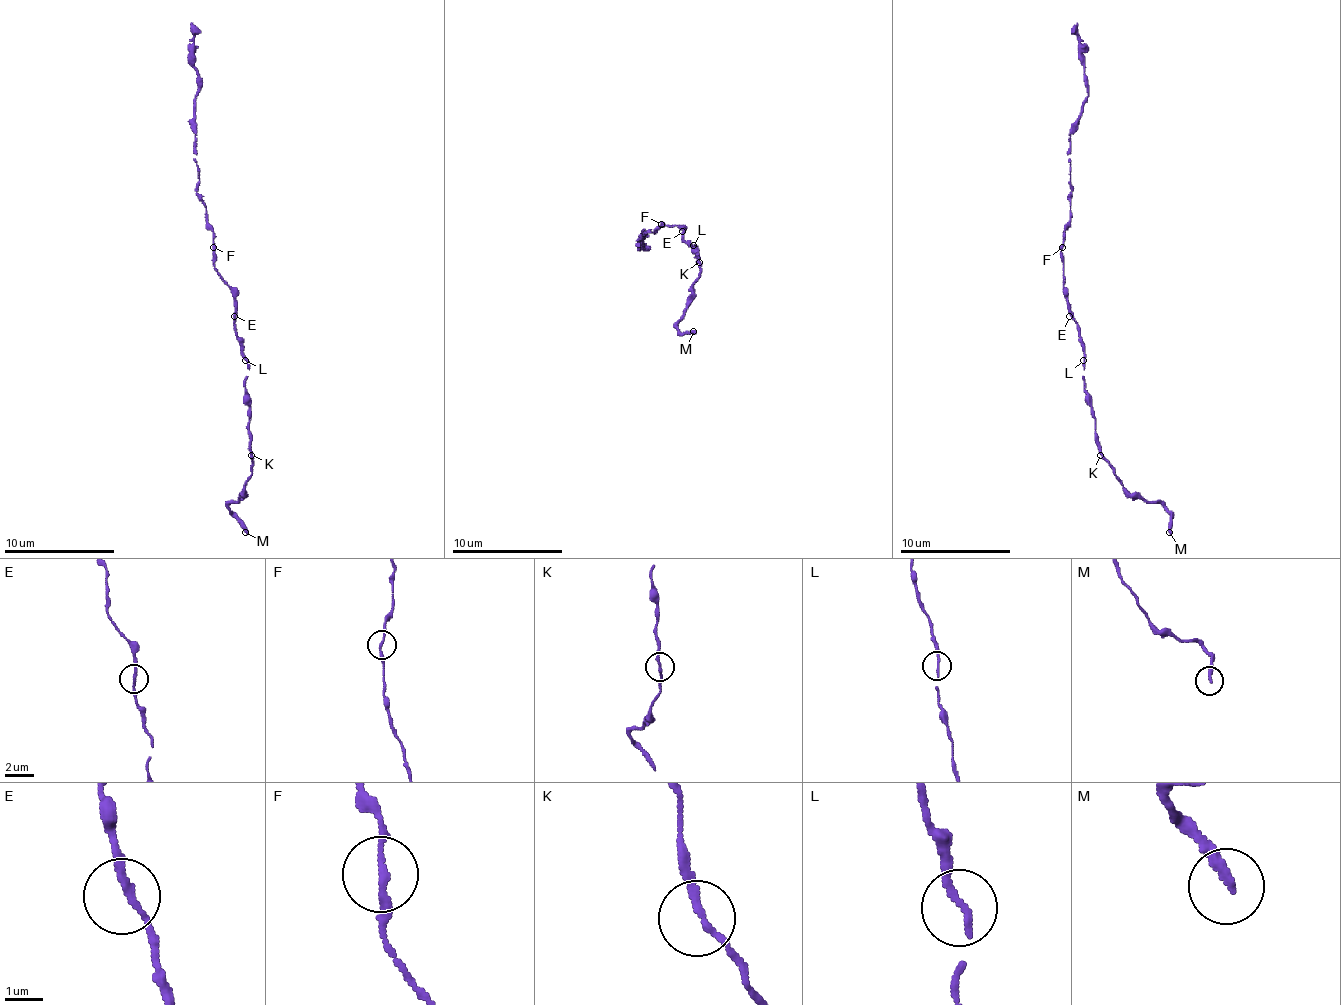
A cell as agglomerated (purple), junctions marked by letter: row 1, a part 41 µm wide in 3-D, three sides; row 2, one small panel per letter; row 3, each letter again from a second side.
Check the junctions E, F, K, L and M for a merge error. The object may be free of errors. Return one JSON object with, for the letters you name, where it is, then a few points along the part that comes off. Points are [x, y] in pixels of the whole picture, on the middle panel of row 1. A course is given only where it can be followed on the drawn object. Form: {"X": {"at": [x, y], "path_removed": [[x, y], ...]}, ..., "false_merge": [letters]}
{"false_merge": []}

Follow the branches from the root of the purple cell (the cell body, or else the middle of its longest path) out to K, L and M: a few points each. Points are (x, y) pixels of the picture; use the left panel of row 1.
K: (234, 297), (234, 335), (240, 344), (240, 355), (248, 363), (245, 405), (251, 455)
L: (234, 297), (234, 335), (240, 344), (240, 355), (245, 360)
M: (234, 297), (234, 335), (248, 363), (251, 474), (229, 510), (245, 532)

